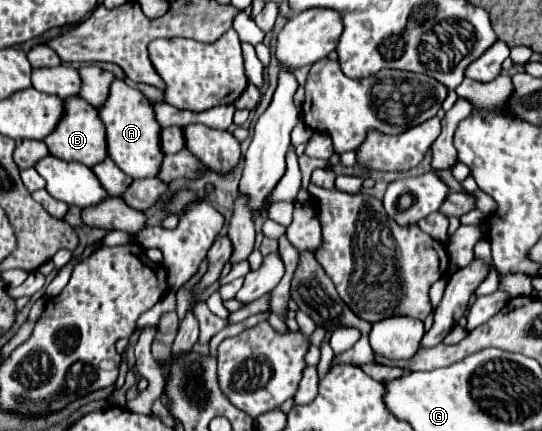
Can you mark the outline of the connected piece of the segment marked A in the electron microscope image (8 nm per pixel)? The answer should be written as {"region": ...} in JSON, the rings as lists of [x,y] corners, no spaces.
{"region":[[[115,79],[111,83],[109,95],[101,107],[97,107],[99,119],[105,125],[107,131],[107,153],[117,163],[117,167],[127,173],[133,179],[145,179],[155,177],[161,161],[163,151],[159,151],[159,123],[153,115],[153,105],[145,99],[145,95],[133,87],[129,87],[125,81]]]}

